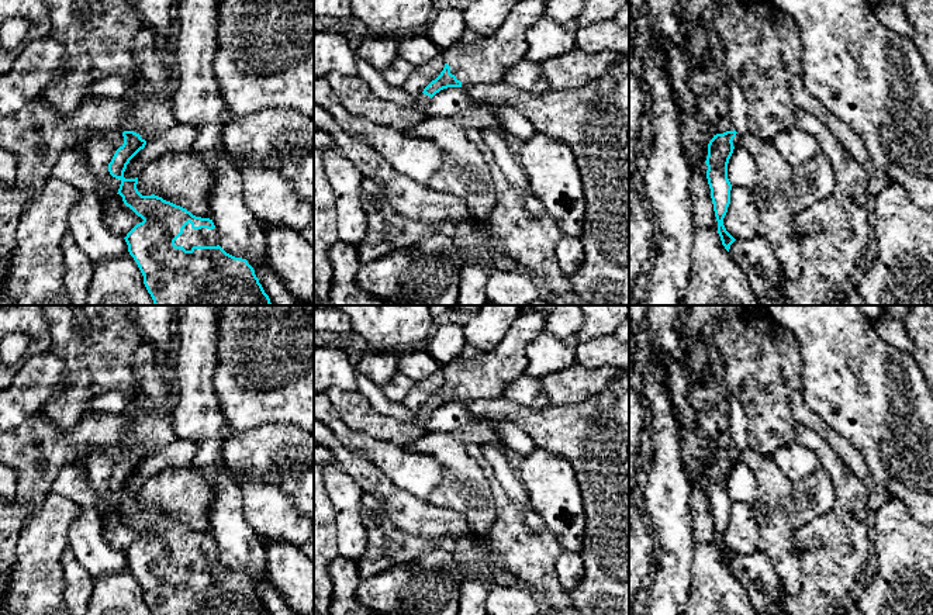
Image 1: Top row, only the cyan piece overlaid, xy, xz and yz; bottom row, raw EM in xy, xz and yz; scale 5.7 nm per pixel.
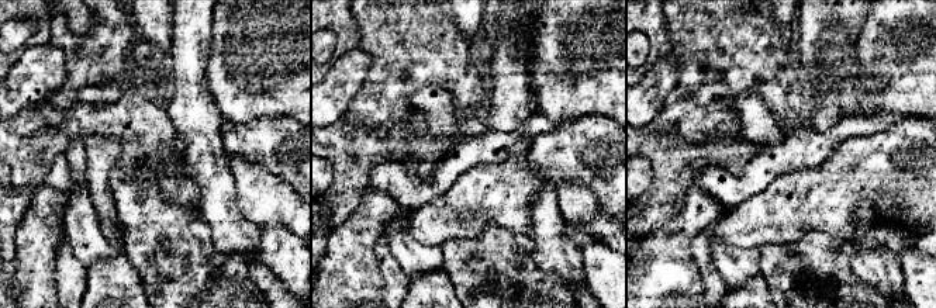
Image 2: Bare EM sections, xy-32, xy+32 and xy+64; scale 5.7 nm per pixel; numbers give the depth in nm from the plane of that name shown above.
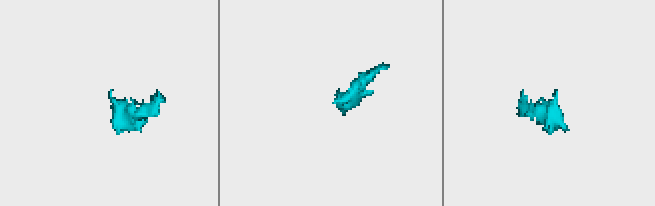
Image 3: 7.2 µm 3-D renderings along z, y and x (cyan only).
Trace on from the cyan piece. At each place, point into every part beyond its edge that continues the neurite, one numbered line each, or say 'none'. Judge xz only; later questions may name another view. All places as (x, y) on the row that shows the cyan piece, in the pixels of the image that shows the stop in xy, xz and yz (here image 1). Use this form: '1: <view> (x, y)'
1: xz (473, 58)
2: xz (353, 93)

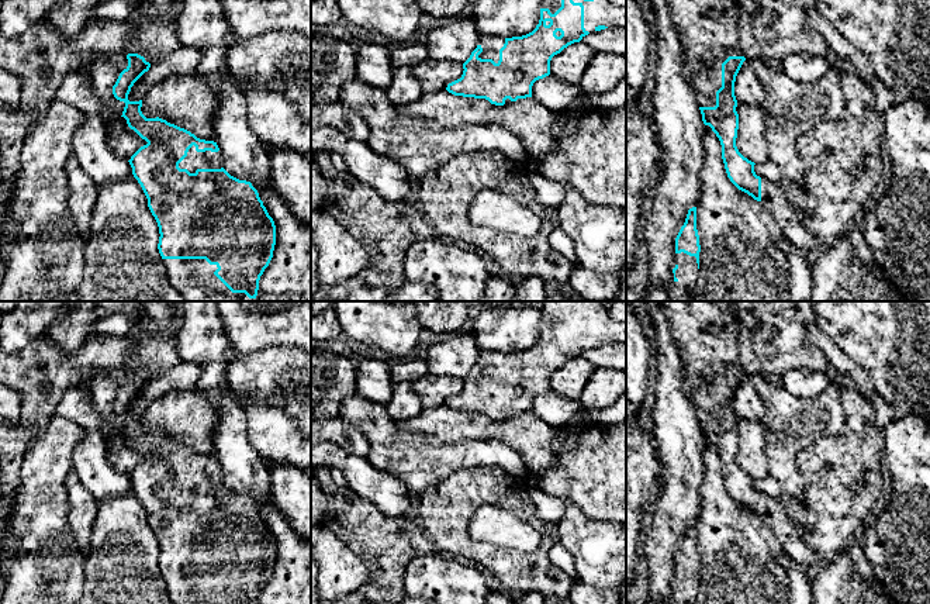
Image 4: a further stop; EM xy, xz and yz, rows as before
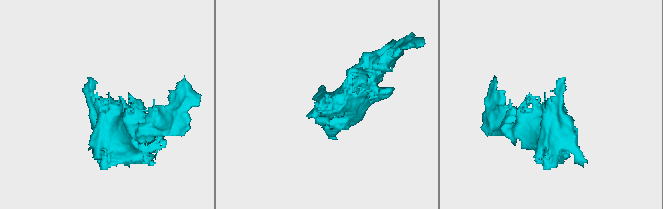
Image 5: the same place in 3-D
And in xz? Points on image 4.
1: xz (491, 45)

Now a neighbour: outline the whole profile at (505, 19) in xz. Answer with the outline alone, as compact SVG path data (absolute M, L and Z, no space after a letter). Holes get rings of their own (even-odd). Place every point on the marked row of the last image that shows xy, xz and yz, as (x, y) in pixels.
M477 0L473 20L481 37L522 37L539 24L540 0Z

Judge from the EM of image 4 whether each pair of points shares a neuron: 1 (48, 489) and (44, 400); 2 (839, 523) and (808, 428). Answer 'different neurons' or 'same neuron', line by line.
1: different neurons
2: different neurons

